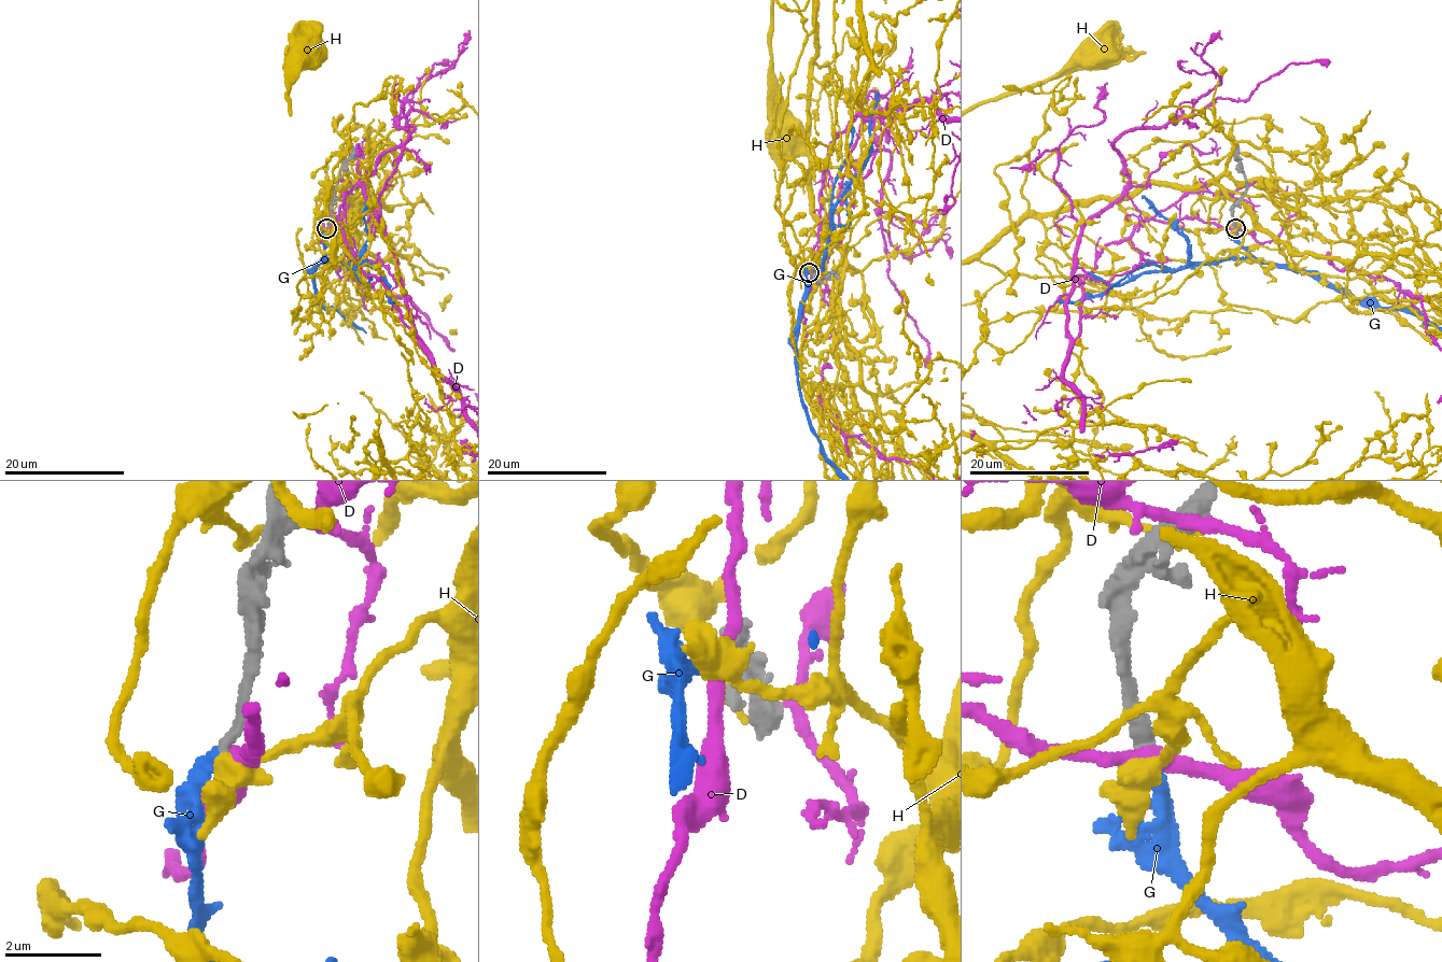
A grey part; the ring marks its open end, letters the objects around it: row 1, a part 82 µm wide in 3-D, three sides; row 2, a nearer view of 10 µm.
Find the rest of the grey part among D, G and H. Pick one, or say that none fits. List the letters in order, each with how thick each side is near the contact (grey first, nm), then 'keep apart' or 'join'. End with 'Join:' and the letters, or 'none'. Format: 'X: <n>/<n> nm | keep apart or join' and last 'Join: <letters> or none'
D: 260/280 nm | keep apart
G: 260/240 nm | join
H: 260/420 nm | keep apart
Join: G

